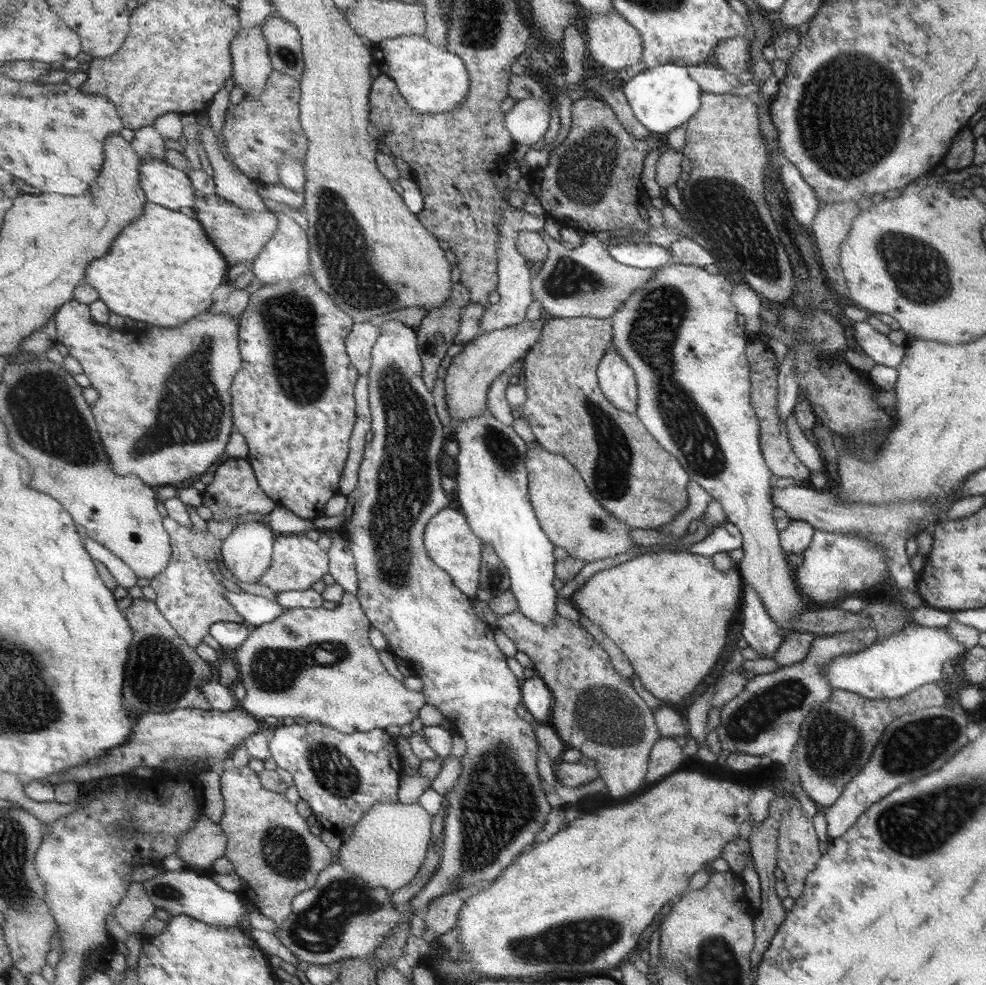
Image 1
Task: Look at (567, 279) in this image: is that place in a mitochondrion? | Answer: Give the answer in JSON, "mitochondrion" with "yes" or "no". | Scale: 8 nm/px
{"mitochondrion":"yes"}

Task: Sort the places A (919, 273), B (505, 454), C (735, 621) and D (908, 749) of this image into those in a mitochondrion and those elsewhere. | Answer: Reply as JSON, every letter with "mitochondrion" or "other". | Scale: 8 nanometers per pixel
{"A":"mitochondrion","B":"mitochondrion","C":"other","D":"mitochondrion"}

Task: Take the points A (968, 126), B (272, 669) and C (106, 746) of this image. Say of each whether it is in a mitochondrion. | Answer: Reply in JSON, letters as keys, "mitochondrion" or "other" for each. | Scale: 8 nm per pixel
{"A":"other","B":"mitochondrion","C":"other"}

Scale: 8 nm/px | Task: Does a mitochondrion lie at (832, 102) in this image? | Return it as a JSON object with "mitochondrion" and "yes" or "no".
{"mitochondrion":"yes"}

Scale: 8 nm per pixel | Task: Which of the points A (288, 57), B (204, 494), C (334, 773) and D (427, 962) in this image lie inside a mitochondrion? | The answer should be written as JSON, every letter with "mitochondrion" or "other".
{"A":"mitochondrion","B":"other","C":"mitochondrion","D":"other"}

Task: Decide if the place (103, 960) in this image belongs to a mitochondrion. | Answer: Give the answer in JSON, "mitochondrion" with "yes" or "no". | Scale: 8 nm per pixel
{"mitochondrion":"no"}

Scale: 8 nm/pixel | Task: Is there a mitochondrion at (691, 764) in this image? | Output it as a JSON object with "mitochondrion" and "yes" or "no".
{"mitochondrion":"no"}

